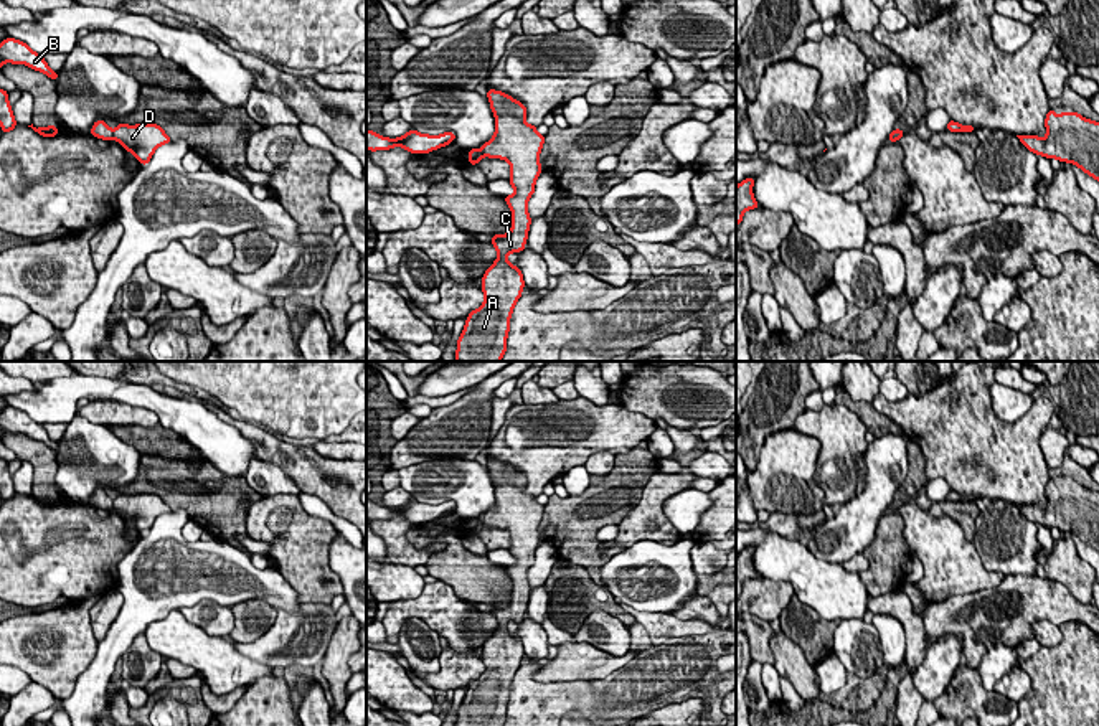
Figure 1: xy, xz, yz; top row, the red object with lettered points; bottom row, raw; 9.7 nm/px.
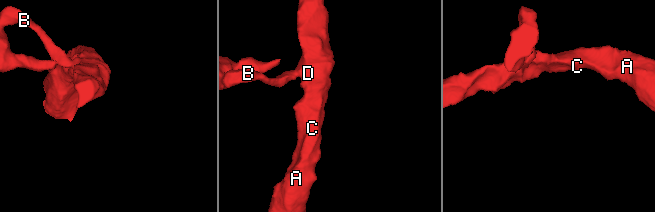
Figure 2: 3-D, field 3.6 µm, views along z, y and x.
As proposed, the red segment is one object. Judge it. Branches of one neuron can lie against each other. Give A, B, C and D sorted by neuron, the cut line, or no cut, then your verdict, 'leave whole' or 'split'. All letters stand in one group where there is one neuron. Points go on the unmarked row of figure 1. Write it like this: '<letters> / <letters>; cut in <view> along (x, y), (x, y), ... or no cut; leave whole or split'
A C D / B; cut in xy along (113, 502), (114, 509); split

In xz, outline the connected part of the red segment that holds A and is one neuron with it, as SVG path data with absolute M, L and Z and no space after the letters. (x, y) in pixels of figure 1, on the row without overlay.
M488 459L487 467L495 485L495 505L482 515L482 523L510 533L508 551L515 563L503 568L512 579L512 599L503 606L492 606L498 627L482 647L485 672L469 683L455 726L505 724L510 686L525 657L520 637L512 635L507 625L525 619L531 592L528 569L541 543L538 526L545 505L536 502L536 495L525 492L526 477L495 459Z

